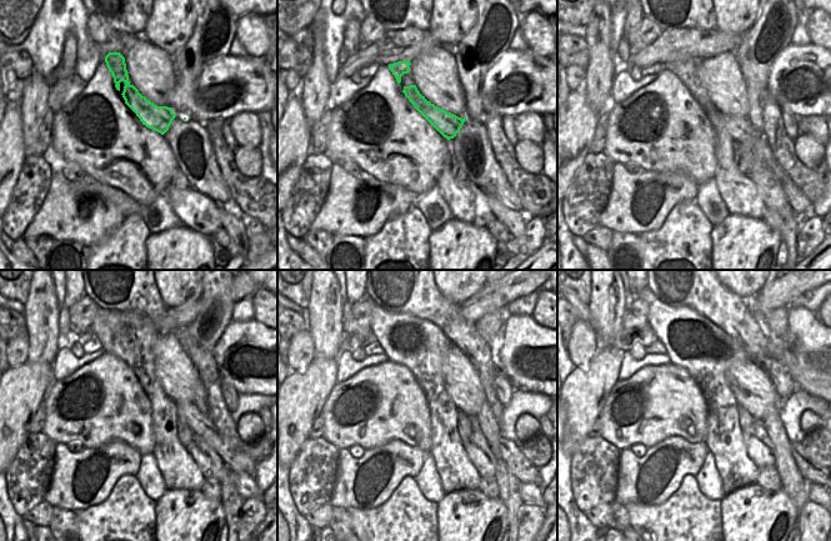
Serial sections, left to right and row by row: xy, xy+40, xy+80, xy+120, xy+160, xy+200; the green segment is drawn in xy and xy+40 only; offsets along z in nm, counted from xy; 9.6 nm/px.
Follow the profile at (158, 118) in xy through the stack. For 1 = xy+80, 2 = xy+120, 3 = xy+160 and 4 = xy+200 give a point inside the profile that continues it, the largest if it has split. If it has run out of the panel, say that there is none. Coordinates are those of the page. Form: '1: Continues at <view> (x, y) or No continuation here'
1: Continues at xy+80 (740, 129)
2: Continues at xy+120 (196, 417)
3: Continues at xy+160 (507, 450)
4: Continues at xy+200 (774, 426)

